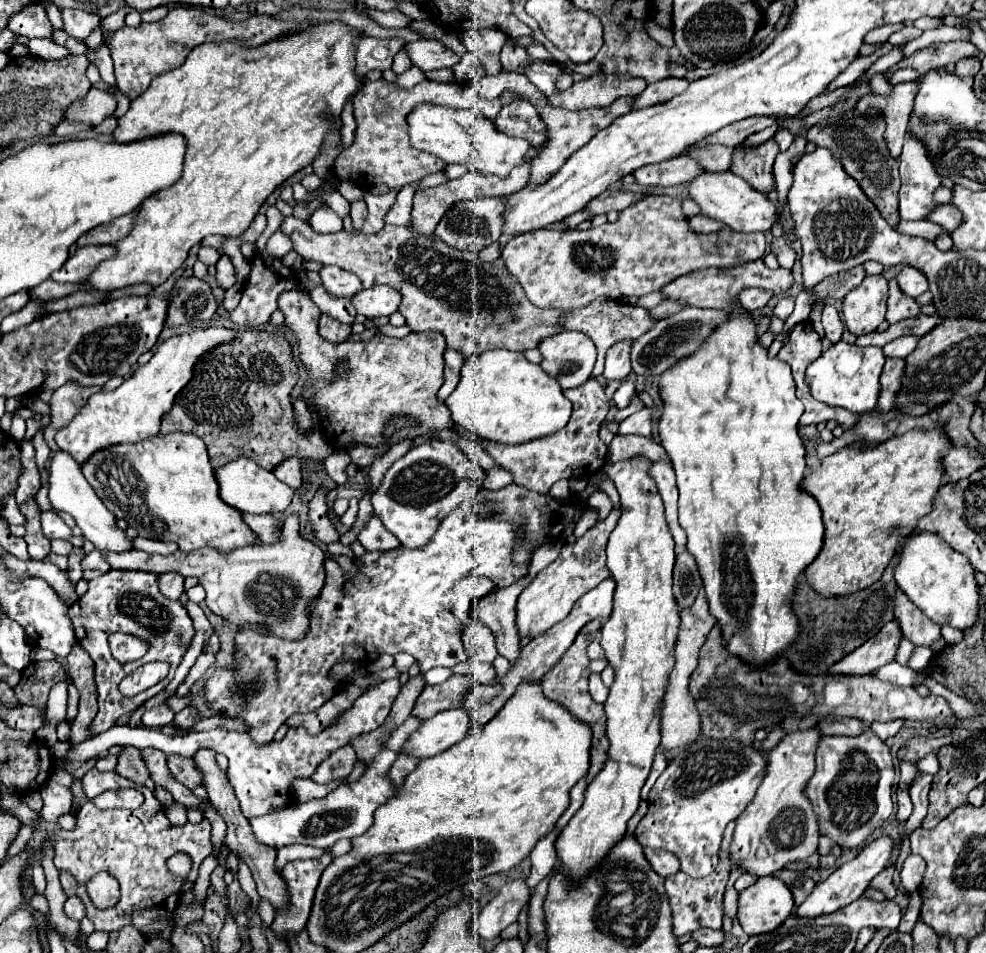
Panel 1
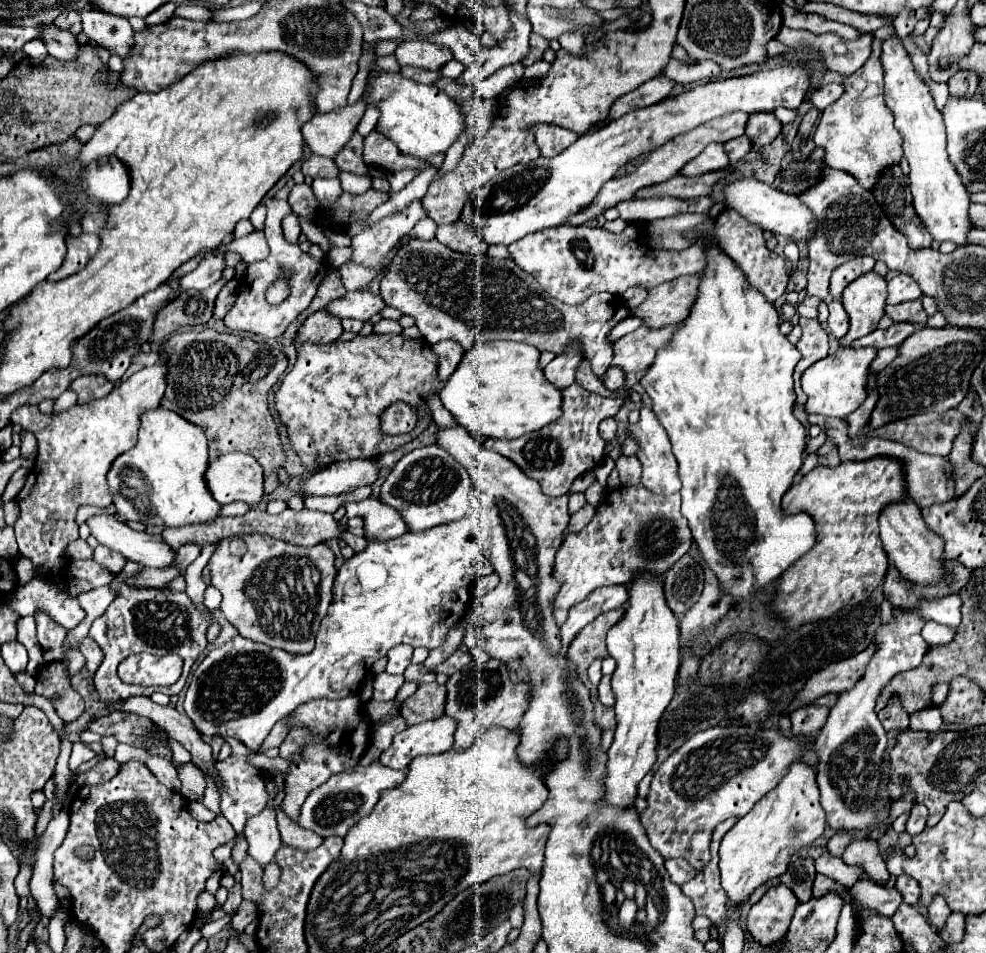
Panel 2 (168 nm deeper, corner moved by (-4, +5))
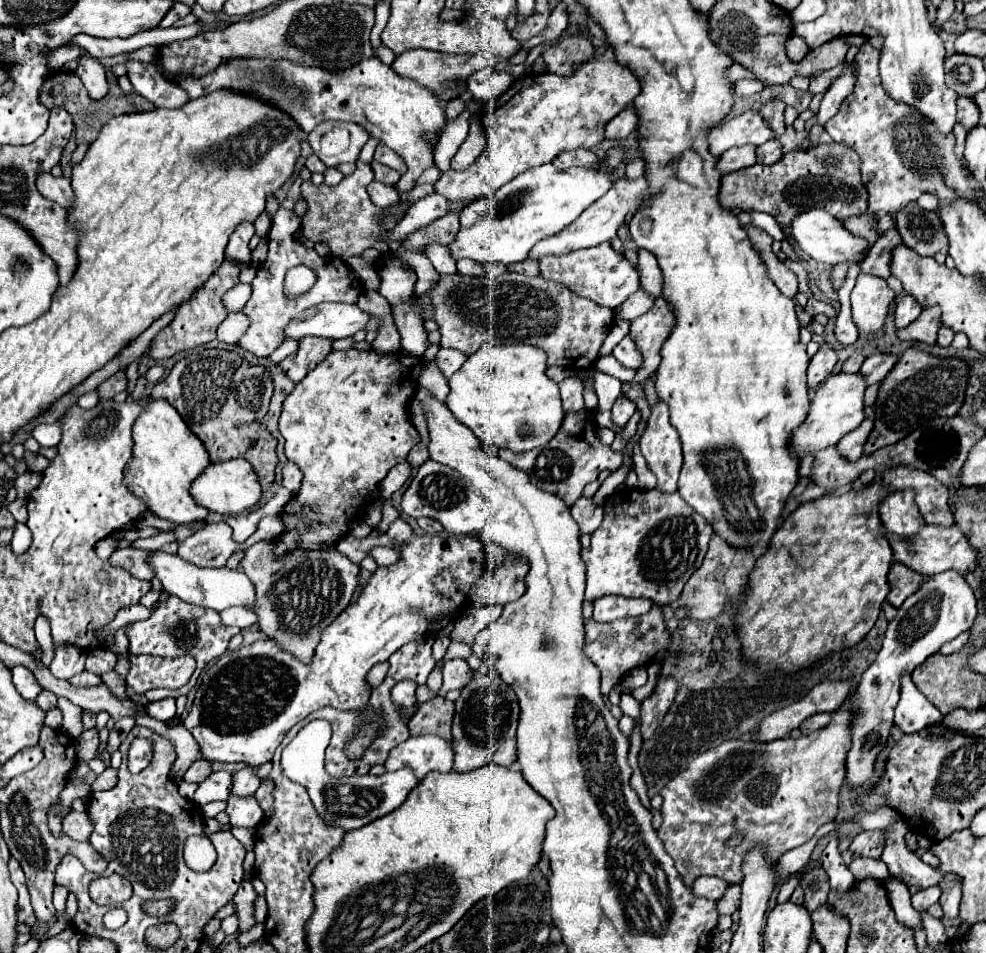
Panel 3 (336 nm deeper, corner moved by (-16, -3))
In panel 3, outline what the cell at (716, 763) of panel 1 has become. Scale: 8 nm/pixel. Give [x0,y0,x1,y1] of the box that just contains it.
[658,700,852,886]

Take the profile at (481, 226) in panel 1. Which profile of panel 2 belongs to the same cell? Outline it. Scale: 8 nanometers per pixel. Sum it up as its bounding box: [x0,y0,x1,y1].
[436,220,488,256]

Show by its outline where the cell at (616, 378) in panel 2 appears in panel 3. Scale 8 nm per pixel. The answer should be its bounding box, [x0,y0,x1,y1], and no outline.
[612,396,636,426]

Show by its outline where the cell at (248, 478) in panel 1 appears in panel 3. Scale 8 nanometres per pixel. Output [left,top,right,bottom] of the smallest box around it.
[190,458,262,514]

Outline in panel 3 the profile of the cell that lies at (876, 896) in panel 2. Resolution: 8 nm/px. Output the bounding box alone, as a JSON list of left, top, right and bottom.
[912,888,940,910]

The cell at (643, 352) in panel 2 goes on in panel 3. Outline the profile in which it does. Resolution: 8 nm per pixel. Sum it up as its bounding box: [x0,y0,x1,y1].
[612,336,644,370]

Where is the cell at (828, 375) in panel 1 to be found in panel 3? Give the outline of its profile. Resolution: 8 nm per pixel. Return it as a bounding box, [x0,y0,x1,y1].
[792,372,866,456]

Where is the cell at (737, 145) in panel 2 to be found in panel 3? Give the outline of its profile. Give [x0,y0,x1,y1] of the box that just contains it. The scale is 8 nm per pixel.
[756,140,782,164]

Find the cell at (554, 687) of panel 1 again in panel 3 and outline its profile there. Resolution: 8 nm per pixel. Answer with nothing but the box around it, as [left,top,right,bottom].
[584,604,670,693]

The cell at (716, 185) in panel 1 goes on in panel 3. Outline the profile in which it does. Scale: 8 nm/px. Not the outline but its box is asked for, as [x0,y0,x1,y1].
[792,210,868,264]

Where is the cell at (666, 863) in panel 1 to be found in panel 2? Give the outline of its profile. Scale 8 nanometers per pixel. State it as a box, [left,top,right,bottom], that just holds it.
[666,858,698,886]

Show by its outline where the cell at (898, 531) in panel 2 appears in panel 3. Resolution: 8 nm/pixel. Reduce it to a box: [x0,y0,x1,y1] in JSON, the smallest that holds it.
[880,492,926,538]

